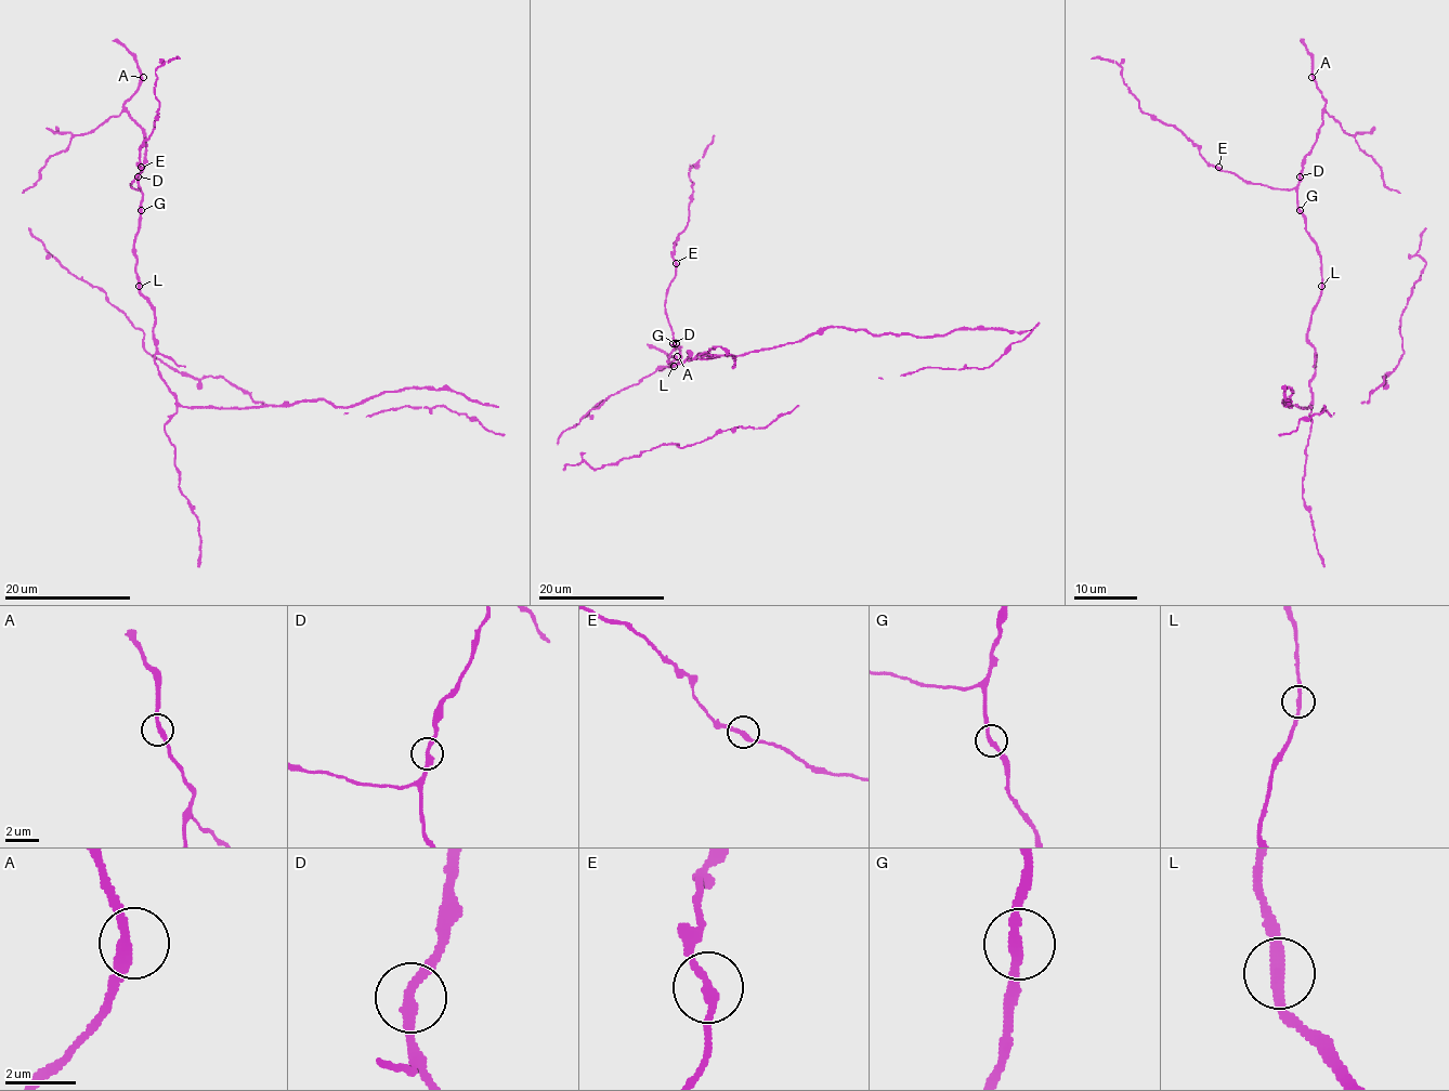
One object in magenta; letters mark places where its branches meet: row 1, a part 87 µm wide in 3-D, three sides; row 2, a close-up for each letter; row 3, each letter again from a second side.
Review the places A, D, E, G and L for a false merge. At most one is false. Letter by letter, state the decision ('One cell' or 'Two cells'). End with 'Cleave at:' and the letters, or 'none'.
A: One cell
D: One cell
E: One cell
G: One cell
L: One cell
Cleave at: none

